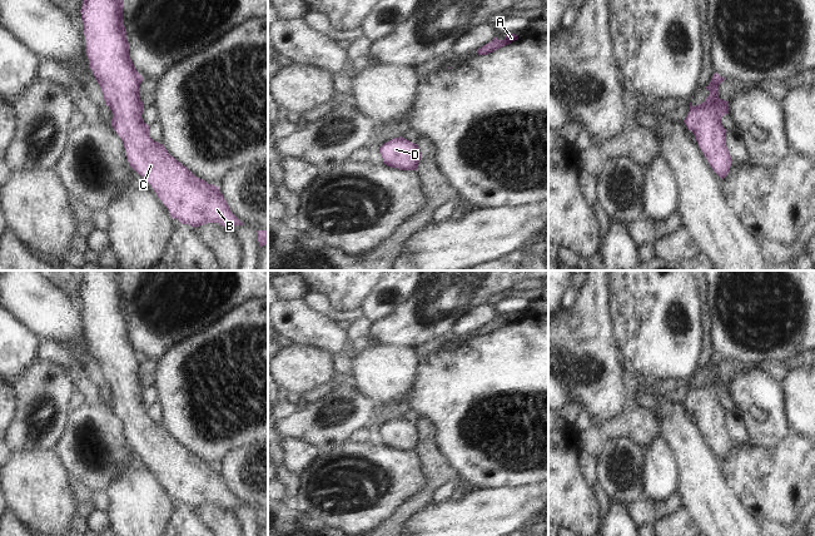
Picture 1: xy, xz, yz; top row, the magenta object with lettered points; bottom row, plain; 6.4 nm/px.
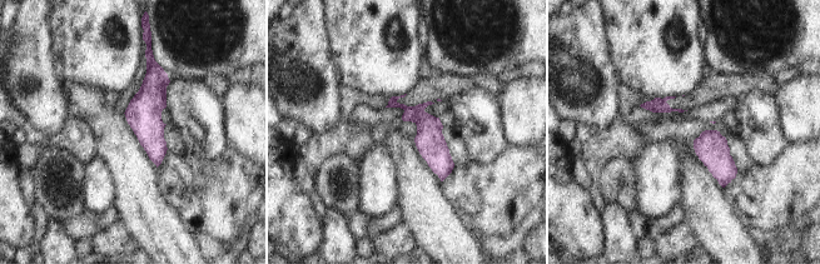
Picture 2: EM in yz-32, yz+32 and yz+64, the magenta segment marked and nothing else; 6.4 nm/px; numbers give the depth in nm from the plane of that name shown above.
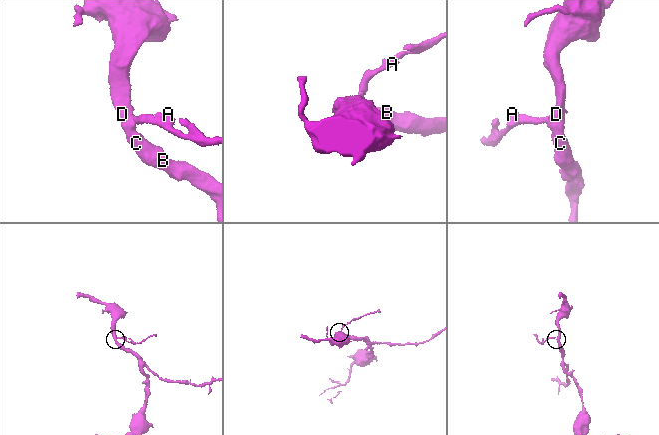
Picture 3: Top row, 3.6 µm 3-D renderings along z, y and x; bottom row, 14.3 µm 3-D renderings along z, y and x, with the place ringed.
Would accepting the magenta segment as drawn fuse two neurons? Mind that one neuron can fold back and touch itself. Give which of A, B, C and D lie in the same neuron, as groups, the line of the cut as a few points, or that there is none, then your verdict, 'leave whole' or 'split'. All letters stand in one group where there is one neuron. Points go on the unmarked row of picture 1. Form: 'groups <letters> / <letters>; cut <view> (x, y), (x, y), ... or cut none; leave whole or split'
groups A / B C D; cut yz (709, 366), (716, 372), (716, 376), (706, 381); split

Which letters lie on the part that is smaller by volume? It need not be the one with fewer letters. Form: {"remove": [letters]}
{"remove": ["A"]}

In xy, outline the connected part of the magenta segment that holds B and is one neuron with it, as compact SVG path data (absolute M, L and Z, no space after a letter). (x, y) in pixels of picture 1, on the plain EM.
M85 271L81 301L89 348L113 393L111 407L121 418L129 446L154 470L173 500L194 508L219 503L230 511L243 503L232 493L219 467L197 458L149 416L141 394L140 364L123 303L120 271Z

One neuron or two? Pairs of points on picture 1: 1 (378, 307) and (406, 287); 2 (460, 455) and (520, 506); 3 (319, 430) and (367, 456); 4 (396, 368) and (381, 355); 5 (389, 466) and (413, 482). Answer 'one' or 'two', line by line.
1: one
2: two
3: two
4: one
5: one

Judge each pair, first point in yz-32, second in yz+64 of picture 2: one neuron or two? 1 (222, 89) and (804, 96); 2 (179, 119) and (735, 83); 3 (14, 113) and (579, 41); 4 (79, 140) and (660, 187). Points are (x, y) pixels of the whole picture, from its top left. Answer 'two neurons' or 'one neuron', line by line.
1: two neurons
2: two neurons
3: two neurons
4: two neurons

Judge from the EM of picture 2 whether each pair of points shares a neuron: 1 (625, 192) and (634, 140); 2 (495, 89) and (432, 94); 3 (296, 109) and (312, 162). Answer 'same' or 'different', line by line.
1: different
2: same
3: different

